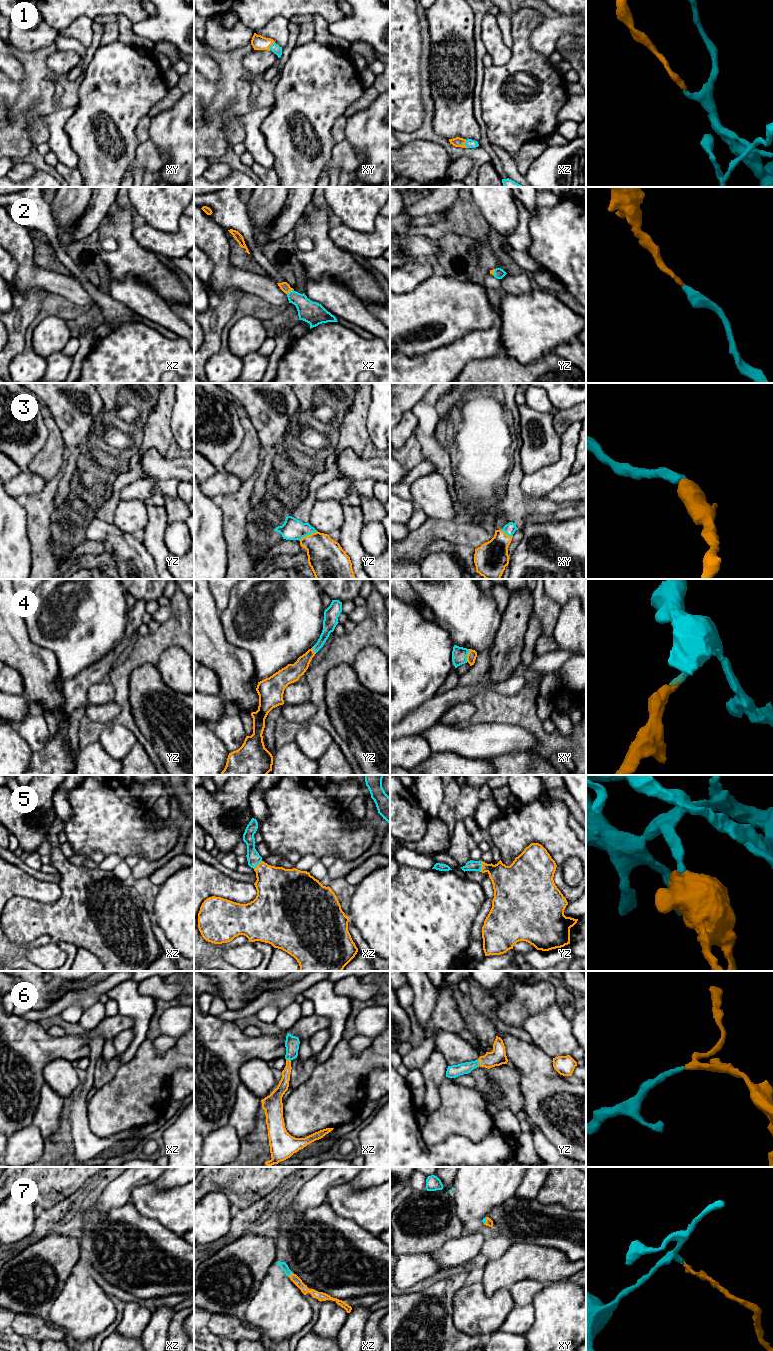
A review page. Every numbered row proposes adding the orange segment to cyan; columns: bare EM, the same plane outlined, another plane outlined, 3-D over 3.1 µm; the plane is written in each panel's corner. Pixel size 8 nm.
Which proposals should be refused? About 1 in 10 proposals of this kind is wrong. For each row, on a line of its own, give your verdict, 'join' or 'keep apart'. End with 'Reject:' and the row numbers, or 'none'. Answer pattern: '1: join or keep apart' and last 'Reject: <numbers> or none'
1: join
2: join
3: join
4: join
5: join
6: join
7: join
Reject: none

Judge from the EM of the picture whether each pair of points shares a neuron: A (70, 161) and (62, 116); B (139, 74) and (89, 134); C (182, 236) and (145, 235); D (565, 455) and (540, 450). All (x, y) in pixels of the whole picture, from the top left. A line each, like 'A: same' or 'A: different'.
A: same
B: same
C: same
D: different

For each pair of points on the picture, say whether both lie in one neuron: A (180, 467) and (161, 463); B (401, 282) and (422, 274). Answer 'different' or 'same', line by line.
A: same
B: same

